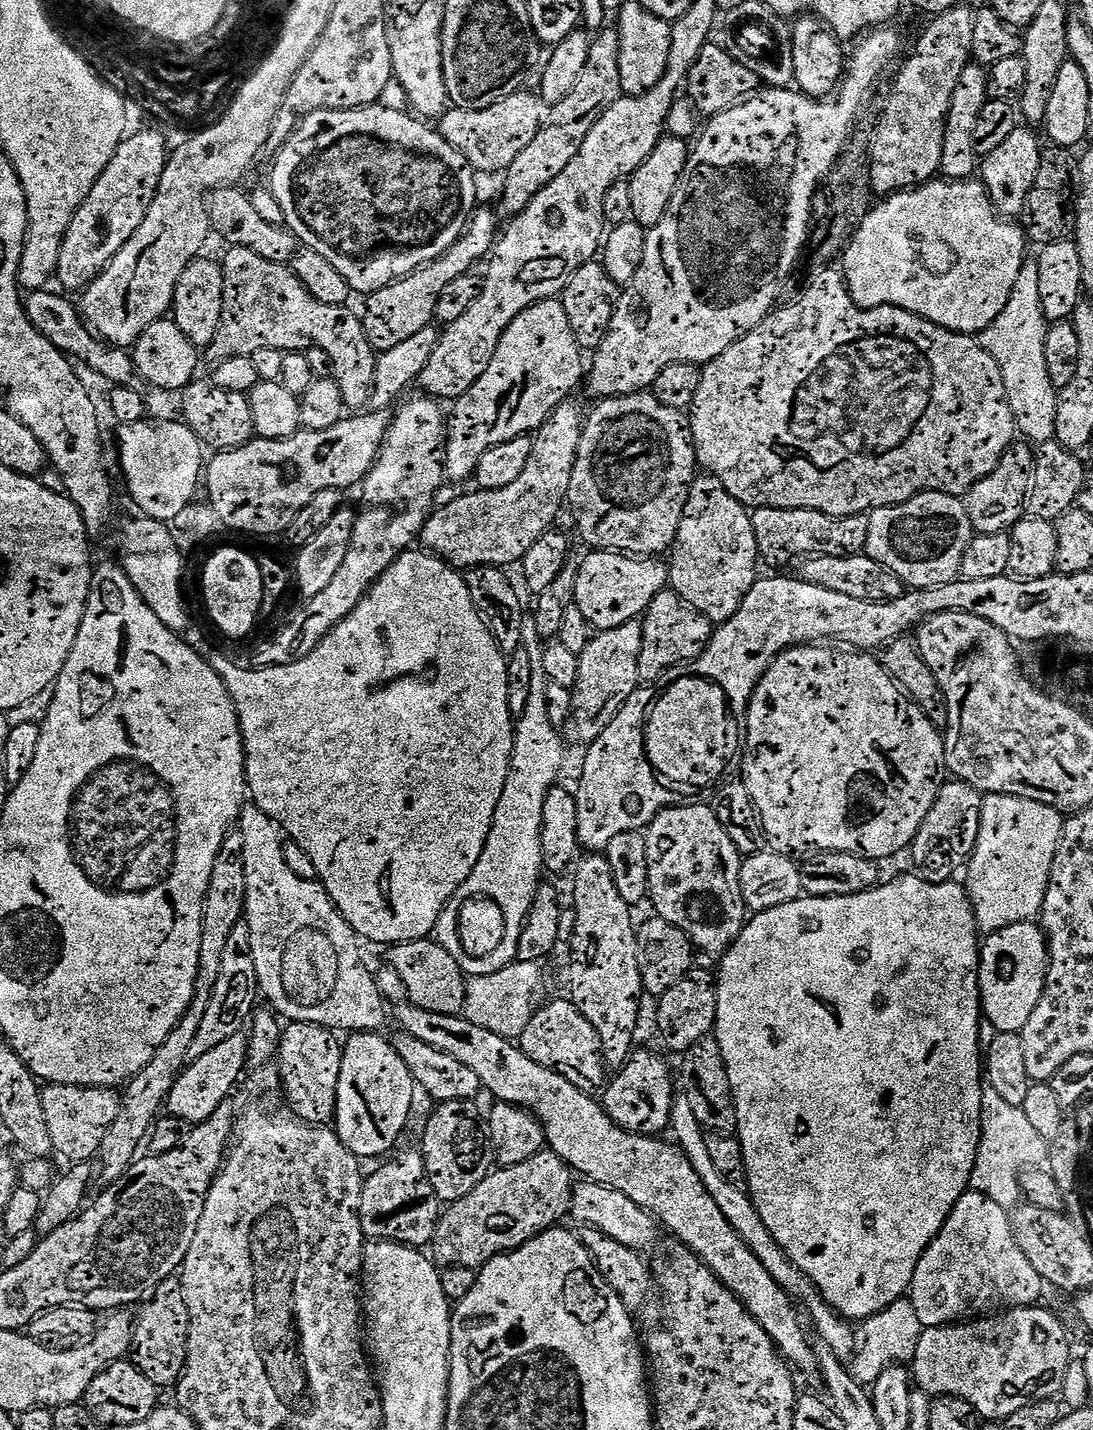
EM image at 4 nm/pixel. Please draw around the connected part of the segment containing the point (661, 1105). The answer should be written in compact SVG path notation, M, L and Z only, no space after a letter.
M633 1051L623 1068L611 1077L610 1083L603 1089L602 1103L618 1126L628 1132L637 1132L640 1136L656 1136L671 1125L678 1084L673 1069L672 1072L668 1069L667 1062L658 1053L640 1051Z

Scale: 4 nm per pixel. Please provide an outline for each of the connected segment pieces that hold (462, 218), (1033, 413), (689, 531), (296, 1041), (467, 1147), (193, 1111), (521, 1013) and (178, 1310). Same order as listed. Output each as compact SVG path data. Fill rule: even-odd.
M383 106L311 112L297 123L291 138L275 153L276 161L272 164L272 196L284 215L283 223L296 235L303 247L318 250L318 254L322 254L322 258L326 258L326 262L334 266L334 270L338 270L338 274L346 278L353 293L371 294L382 290L395 280L417 272L419 268L424 268L446 254L446 250L450 250L450 246L454 246L454 242L458 242L458 238L467 230L468 221L478 207L474 190L475 171L466 162L466 158L462 158L462 154L458 154L458 150L454 150L454 146L450 146L450 142L440 136L435 127L427 128L424 124L427 123L423 119L407 111L399 112Z
M1025 259L1022 270L1018 274L1018 282L1014 284L1014 290L1010 294L1010 302L1006 302L1006 310L986 326L984 332L979 333L980 344L998 362L998 370L1002 370L1002 382L1006 382L1006 394L1010 402L1010 410L1016 419L1017 433L1025 441L1039 446L1047 440L1051 441L1056 435L1056 419L1058 418L1058 402L1056 397L1058 390L1054 382L1050 382L1050 370L1046 370L1046 342L1050 321L1044 316L1042 308L1042 293L1038 287L1038 266L1036 260Z
M700 474L692 481L671 556L671 591L686 598L694 610L706 614L713 625L734 618L757 582L756 564L761 563L761 558L749 509L739 504L716 476Z
M289 1023L280 1033L278 1067L284 1099L289 1108L308 1124L328 1126L336 1119L338 1074L342 1070L342 1040L322 1024Z
M455 1100L435 1105L432 1117L424 1128L422 1151L426 1162L426 1174L434 1194L445 1205L466 1198L474 1186L478 1186L494 1168L492 1135L488 1133L488 1121L485 1113L480 1113L476 1100Z
M244 1032L234 1034L234 1038L226 1038L226 1042L222 1042L219 1046L214 1046L214 1050L202 1054L202 1058L191 1061L188 1067L180 1071L180 1077L174 1082L174 1086L168 1095L166 1112L169 1112L176 1120L185 1120L188 1126L195 1126L206 1122L206 1118L210 1118L217 1112L219 1108L225 1107L229 1103L228 1095L236 1088L236 1083L241 1083L242 1077L245 1075L248 1066L248 1038Z
M516 960L494 974L467 977L466 1002L462 1013L464 1019L474 1022L474 1026L482 1026L482 1030L490 1030L490 1034L498 1034L513 1042L519 1041L541 1003L540 987L544 984L544 972L540 968L541 965L534 961Z
M179 1279L163 1280L143 1301L140 1310L140 1313L135 1313L132 1326L130 1362L142 1370L142 1374L146 1374L146 1378L150 1378L157 1389L171 1389L180 1383L180 1375L186 1366L190 1330L190 1314Z

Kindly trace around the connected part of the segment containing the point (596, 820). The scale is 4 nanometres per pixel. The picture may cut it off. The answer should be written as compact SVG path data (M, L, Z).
M651 687L637 688L622 710L618 710L614 722L610 722L610 726L606 726L606 730L587 745L588 753L580 768L580 788L577 787L575 793L580 847L589 853L603 853L617 834L633 831L632 820L650 822L660 813L661 805L652 804L652 796L663 801L668 784L662 780L658 770L650 774L650 758L644 758L642 754L642 718L653 694Z

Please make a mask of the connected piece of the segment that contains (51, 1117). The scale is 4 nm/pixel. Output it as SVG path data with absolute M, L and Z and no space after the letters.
M54 1084L47 1085L41 1097L53 1151L72 1164L91 1161L90 1158L99 1153L105 1135L120 1112L121 1095L113 1088Z

